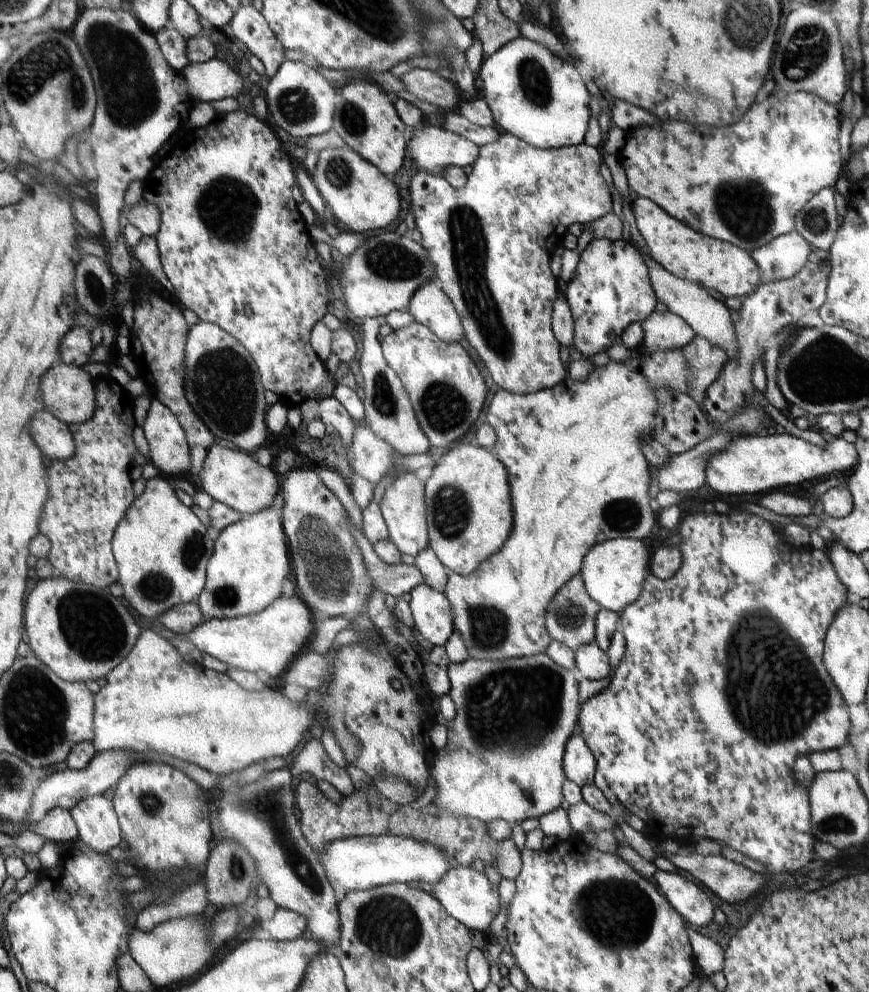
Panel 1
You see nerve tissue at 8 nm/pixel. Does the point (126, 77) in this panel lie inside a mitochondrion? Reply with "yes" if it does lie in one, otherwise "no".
yes

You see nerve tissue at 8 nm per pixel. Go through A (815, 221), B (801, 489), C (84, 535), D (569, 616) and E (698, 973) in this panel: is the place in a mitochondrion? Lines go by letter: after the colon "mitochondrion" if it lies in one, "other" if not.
A: mitochondrion
B: other
C: other
D: mitochondrion
E: other

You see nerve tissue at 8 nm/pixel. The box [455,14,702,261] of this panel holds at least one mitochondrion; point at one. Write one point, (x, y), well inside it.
(534, 80)

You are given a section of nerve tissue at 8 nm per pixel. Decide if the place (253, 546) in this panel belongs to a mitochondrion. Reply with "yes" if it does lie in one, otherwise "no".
no

